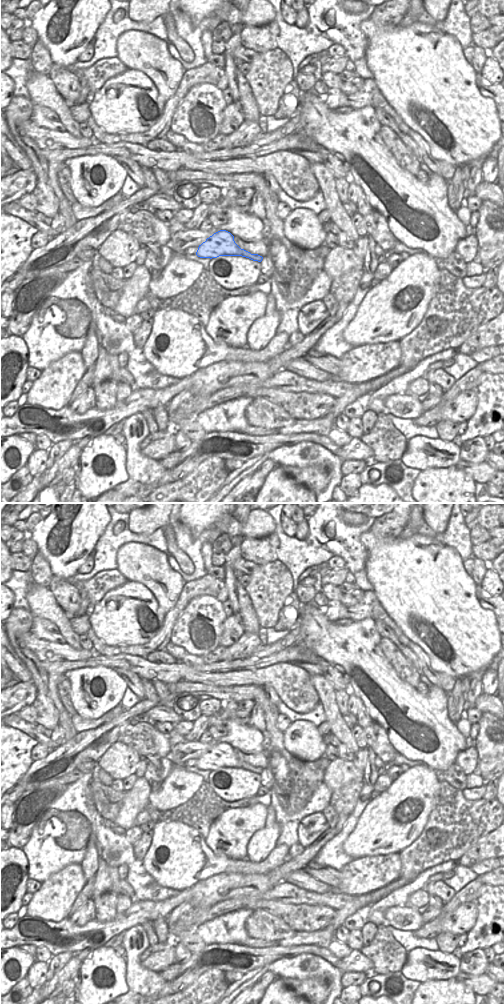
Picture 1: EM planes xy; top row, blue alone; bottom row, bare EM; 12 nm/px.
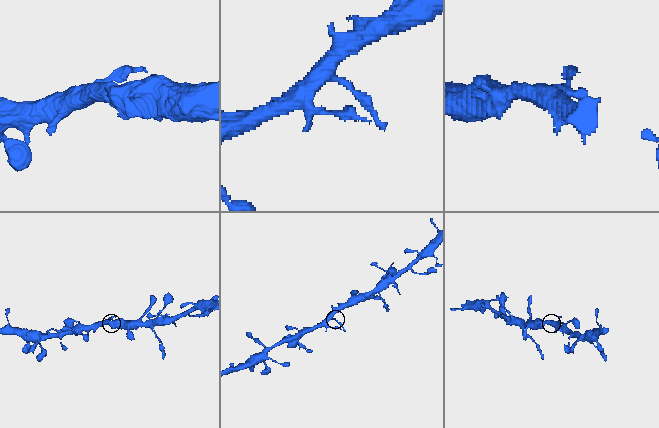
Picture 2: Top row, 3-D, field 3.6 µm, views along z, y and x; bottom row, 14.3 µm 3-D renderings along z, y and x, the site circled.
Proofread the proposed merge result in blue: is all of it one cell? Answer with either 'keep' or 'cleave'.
keep

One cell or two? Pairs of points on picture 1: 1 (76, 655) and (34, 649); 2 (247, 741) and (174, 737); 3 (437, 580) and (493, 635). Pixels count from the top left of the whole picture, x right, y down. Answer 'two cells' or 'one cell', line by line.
1: one cell
2: two cells
3: one cell

